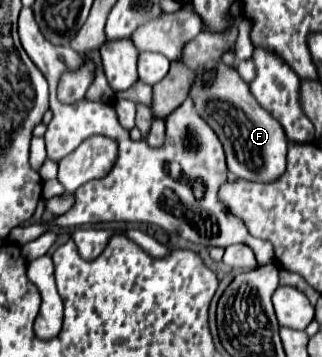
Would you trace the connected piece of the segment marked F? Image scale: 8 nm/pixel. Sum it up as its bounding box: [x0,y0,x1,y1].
[189,62,287,182]

